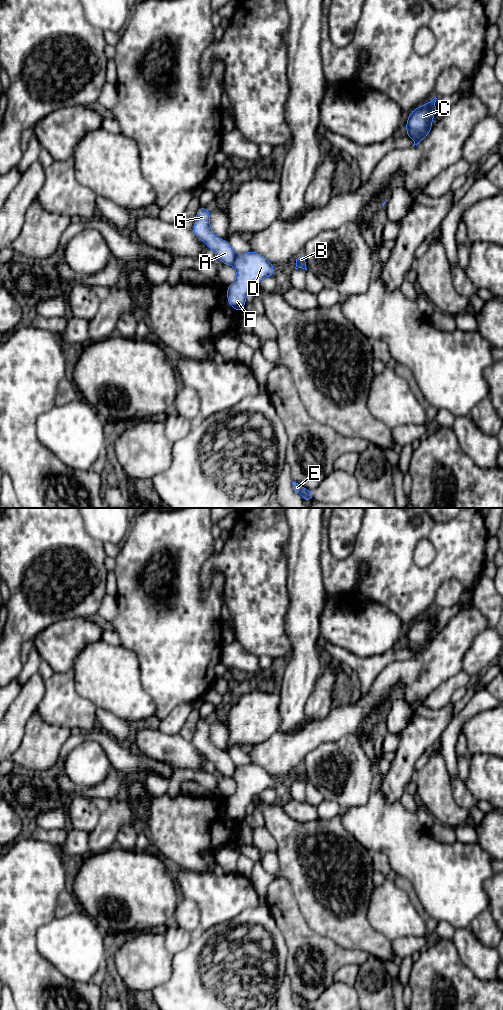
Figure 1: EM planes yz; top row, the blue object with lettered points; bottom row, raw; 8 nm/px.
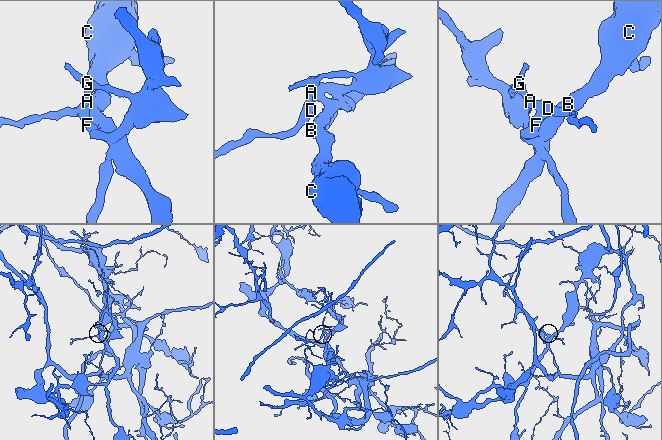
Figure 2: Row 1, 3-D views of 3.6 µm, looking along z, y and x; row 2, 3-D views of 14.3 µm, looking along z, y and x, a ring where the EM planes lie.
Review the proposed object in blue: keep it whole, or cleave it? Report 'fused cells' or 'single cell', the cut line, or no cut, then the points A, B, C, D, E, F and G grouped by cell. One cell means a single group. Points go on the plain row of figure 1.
fused cells | yz (236, 766), (232, 776) | A E G / B C D F

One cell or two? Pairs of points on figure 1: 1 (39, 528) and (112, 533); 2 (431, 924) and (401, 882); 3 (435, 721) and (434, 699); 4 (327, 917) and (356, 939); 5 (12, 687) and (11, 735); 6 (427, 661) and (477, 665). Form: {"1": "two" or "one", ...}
{"1": "two", "2": "one", "3": "two", "4": "one", "5": "two", "6": "two"}

